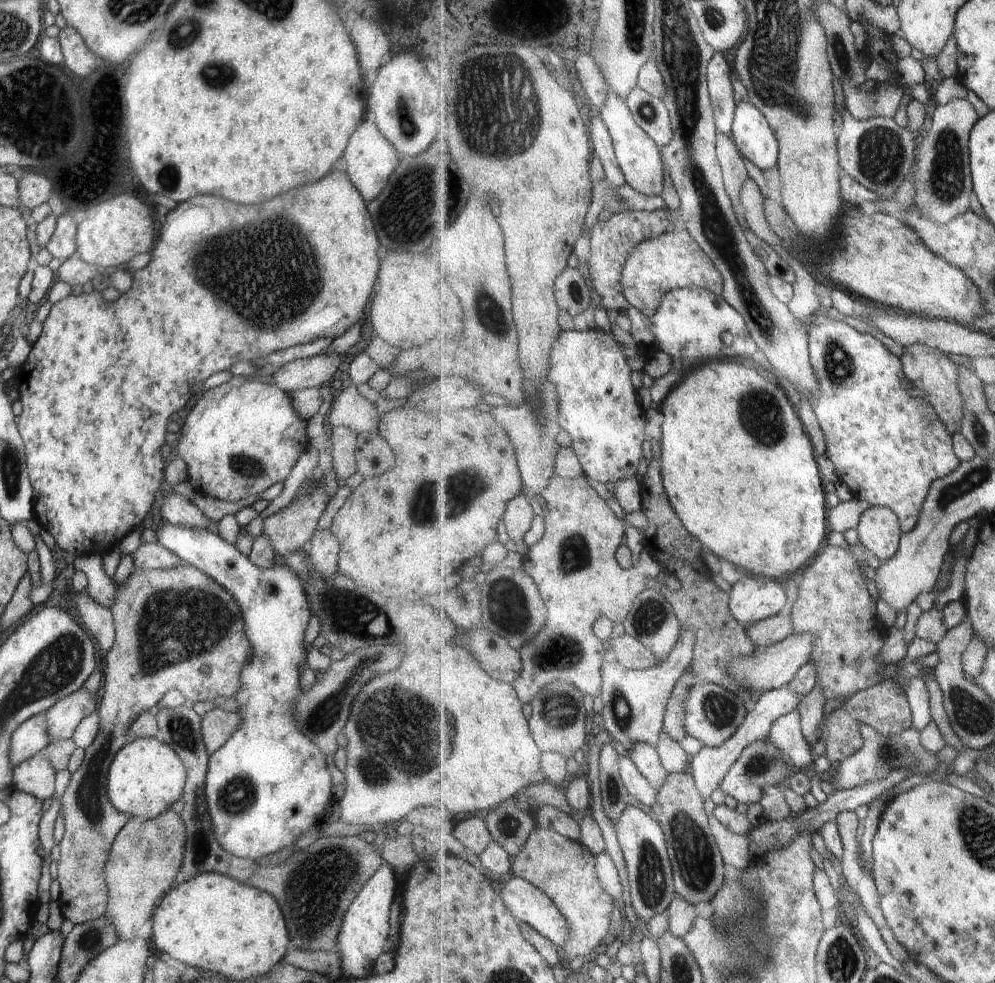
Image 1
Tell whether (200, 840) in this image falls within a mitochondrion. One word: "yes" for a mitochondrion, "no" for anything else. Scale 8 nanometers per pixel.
yes

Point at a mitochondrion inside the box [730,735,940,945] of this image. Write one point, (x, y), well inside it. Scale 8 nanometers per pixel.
(888, 756)

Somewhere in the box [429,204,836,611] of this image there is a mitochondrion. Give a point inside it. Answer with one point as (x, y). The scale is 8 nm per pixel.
(764, 411)

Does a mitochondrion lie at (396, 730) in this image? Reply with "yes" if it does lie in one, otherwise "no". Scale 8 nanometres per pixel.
yes

